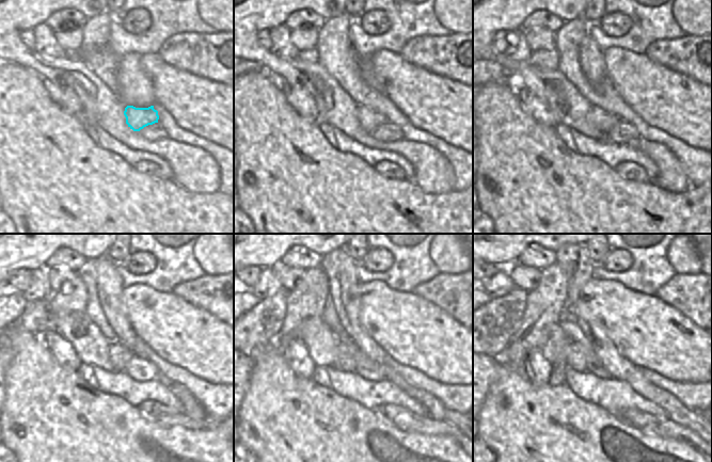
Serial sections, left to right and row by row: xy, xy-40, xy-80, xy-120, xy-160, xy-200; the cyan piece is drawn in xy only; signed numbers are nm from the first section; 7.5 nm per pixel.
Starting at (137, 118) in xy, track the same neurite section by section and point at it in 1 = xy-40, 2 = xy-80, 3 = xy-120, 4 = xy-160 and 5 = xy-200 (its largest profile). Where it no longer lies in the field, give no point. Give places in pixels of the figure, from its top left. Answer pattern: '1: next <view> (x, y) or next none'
1: next xy-40 (369, 120)
2: next xy-80 (600, 118)
3: next xy-120 (119, 355)
4: next xy-160 (344, 361)
5: next xy-200 (575, 359)

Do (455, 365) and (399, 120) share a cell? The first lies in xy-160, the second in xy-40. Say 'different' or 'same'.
different

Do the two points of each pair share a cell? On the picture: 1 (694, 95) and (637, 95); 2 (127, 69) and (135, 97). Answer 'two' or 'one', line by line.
1: one
2: one

